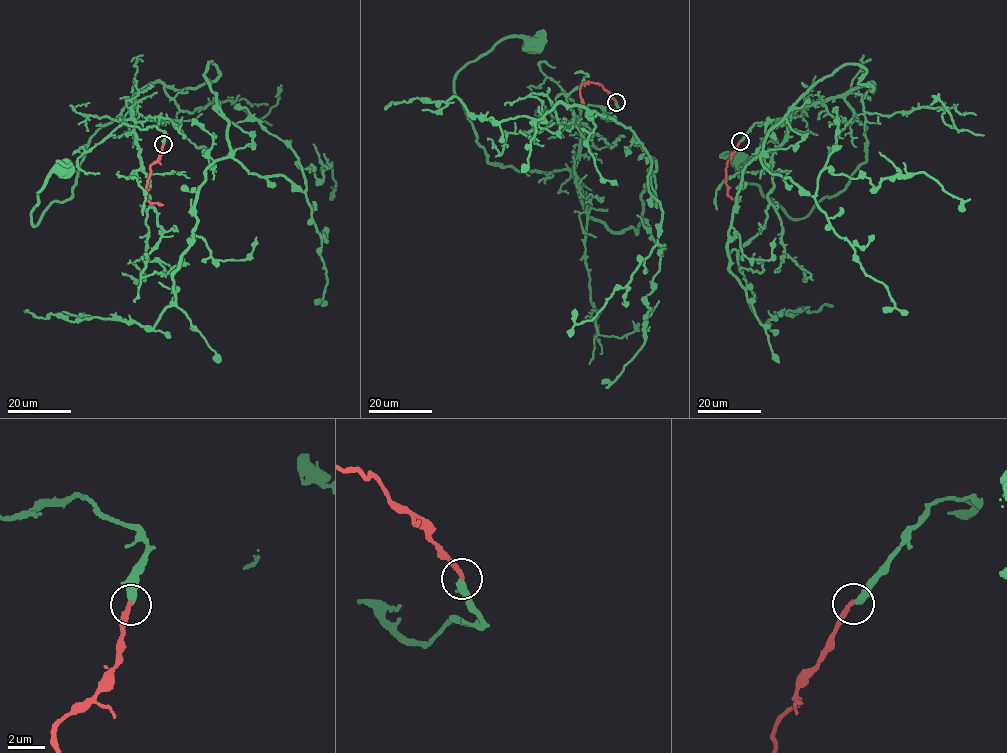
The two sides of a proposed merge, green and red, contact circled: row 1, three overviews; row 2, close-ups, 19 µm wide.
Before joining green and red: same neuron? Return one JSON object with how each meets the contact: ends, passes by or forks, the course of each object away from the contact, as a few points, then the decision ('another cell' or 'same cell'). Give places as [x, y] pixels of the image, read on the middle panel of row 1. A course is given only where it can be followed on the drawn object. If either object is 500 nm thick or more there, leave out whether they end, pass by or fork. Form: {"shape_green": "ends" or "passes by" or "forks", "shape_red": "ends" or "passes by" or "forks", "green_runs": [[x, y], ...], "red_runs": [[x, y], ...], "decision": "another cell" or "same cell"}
{"shape_green": "ends", "shape_red": "ends", "green_runs": [[615, 102], [610, 113], [583, 106], [572, 169], [488, 162], [454, 77], [505, 38], [534, 45]], "red_runs": [[616, 102], [601, 84], [590, 81], [580, 86], [583, 104]], "decision": "same cell"}

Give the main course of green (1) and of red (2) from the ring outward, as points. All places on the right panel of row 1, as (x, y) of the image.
1: (741, 140), (754, 124), (843, 97), (866, 126), (866, 157), (845, 187), (800, 219), (742, 179), (737, 158)
2: (740, 140), (727, 162), (725, 179), (727, 194), (741, 201)

